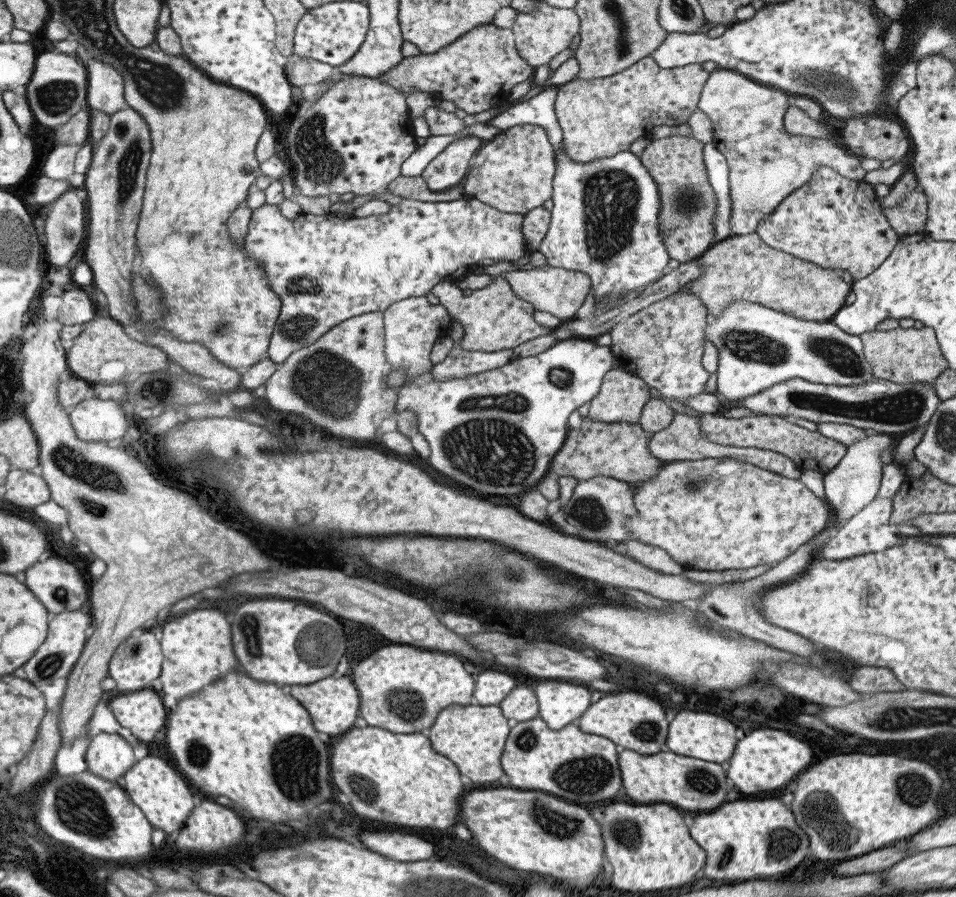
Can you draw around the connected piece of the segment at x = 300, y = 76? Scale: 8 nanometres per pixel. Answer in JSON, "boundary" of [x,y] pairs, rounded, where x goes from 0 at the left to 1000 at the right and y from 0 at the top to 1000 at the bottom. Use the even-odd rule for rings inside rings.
{"boundary":[[[302,61],[300,71],[296,75],[303,96],[319,96],[332,94],[346,85],[346,72],[324,65]]]}

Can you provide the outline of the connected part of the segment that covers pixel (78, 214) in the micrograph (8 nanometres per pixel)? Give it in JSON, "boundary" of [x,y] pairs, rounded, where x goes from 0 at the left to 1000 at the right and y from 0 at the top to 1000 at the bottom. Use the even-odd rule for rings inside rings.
{"boundary":[[[81,212],[69,214],[55,226],[45,255],[53,294],[70,297],[83,285],[89,270],[92,246],[91,230],[83,221]]]}

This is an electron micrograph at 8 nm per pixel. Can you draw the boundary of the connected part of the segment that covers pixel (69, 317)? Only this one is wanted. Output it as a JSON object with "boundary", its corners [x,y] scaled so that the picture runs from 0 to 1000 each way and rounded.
{"boundary":[[[79,320],[63,329],[65,340],[62,343],[62,358],[66,362],[90,362],[100,353],[97,330],[91,321]]]}

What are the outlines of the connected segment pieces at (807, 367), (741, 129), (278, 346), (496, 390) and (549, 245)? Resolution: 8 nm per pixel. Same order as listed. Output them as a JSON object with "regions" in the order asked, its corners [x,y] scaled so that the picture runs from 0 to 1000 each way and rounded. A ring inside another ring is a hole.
{"regions":[[[[768,334],[752,352],[742,352],[736,379],[745,381],[751,390],[748,438],[755,444],[752,446],[755,453],[767,456],[774,444],[826,421],[850,428],[890,430],[913,420],[896,373],[882,370],[868,357],[838,357],[780,334]]],[[[748,76],[741,81],[729,114],[729,122],[744,135],[744,159],[759,176],[764,223],[757,229],[757,236],[764,241],[763,264],[789,260],[794,245],[806,239],[824,216],[846,203],[856,185],[866,185],[878,196],[888,201],[901,202],[905,196],[905,190],[899,184],[900,176],[887,168],[877,153],[871,154],[871,149],[869,153],[858,155],[825,149],[818,140],[818,129],[825,116],[827,109],[823,108],[823,105],[803,95],[791,93],[769,79]]],[[[485,220],[480,223],[471,223],[463,225],[440,225],[439,223],[419,222],[417,229],[408,230],[406,237],[387,240],[384,242],[367,242],[367,243],[353,243],[345,237],[338,240],[315,239],[309,245],[300,245],[294,241],[291,229],[277,227],[271,230],[263,235],[260,249],[258,251],[258,261],[255,265],[254,276],[257,285],[262,285],[268,290],[276,301],[279,317],[282,322],[290,329],[293,334],[293,347],[290,353],[287,370],[282,375],[281,390],[278,399],[285,401],[287,405],[296,404],[306,391],[312,388],[320,387],[334,375],[340,372],[345,366],[366,356],[370,352],[376,352],[384,348],[400,349],[408,339],[422,334],[424,332],[444,330],[445,327],[450,326],[451,321],[460,314],[476,315],[478,312],[484,310],[497,299],[501,290],[506,288],[514,288],[514,290],[530,291],[533,293],[547,292],[553,281],[547,268],[546,247],[548,239],[532,239],[530,236],[522,236],[519,232],[496,222],[495,220]]],[[[597,377],[584,380],[581,385],[561,396],[537,399],[530,406],[517,410],[516,412],[503,414],[485,420],[472,420],[464,425],[456,425],[453,424],[450,411],[438,419],[432,420],[428,426],[416,433],[413,457],[414,459],[427,457],[434,463],[435,478],[449,496],[449,517],[457,526],[470,531],[472,535],[476,535],[476,537],[480,537],[480,540],[484,540],[484,542],[488,542],[493,546],[499,546],[503,551],[545,551],[545,548],[549,548],[553,544],[558,545],[560,540],[572,528],[572,520],[574,520],[577,511],[581,509],[581,505],[585,503],[585,499],[589,496],[589,492],[591,492],[592,482],[595,478],[593,475],[595,462],[603,455],[606,455],[606,453],[610,453],[612,448],[616,448],[626,439],[627,431],[630,430],[630,421],[639,411],[639,404],[641,402],[642,398],[640,397],[638,387],[626,386],[623,382],[607,379],[607,377]]],[[[573,97],[558,109],[535,116],[529,123],[512,133],[507,138],[526,145],[541,138],[560,138],[570,145],[573,159],[579,172],[579,193],[577,196],[578,230],[575,234],[575,246],[570,264],[565,269],[563,279],[571,288],[572,295],[590,299],[592,302],[609,303],[617,310],[621,323],[621,339],[641,336],[643,340],[655,334],[654,330],[664,327],[665,330],[674,319],[680,318],[694,308],[698,301],[700,284],[696,281],[694,262],[688,254],[689,215],[685,202],[669,182],[669,175],[661,169],[652,168],[635,176],[618,181],[605,182],[596,177],[588,165],[588,147],[578,122],[583,98]]]]}

